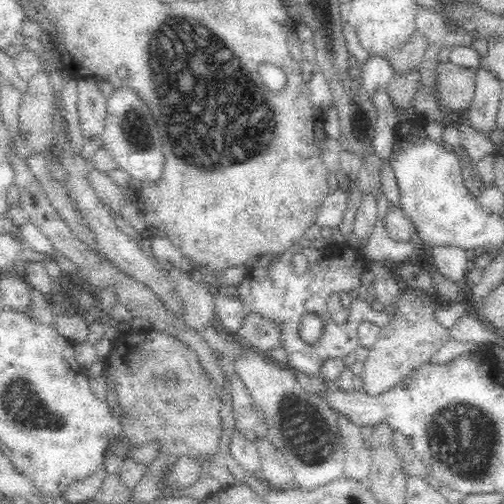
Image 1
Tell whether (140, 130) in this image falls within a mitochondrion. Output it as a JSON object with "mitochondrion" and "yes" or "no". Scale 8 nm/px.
{"mitochondrion":"yes"}

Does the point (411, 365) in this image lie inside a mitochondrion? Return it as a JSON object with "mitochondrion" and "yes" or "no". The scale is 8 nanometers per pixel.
{"mitochondrion":"no"}

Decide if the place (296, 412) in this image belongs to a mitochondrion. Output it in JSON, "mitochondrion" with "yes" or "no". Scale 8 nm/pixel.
{"mitochondrion":"yes"}

